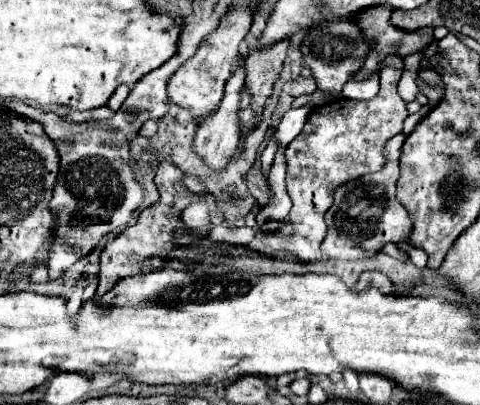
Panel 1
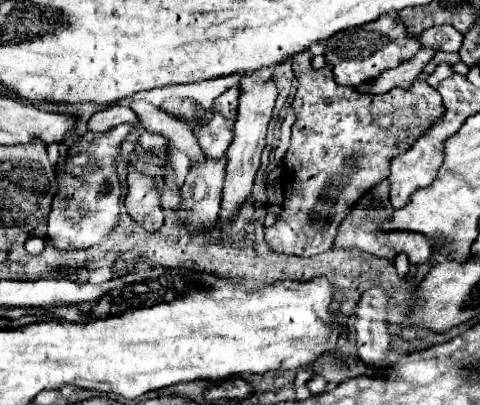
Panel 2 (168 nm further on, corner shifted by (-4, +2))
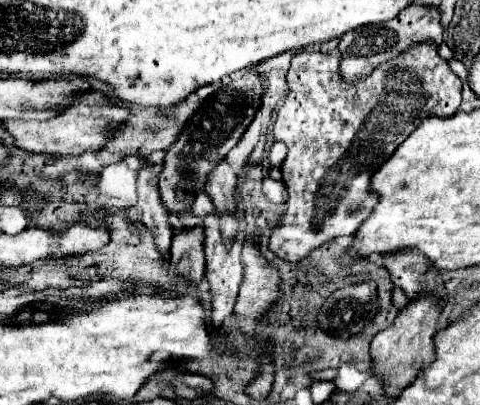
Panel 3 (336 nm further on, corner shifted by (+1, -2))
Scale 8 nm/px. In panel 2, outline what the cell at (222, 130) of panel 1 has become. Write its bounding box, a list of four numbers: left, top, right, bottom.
[178,158,226,230]

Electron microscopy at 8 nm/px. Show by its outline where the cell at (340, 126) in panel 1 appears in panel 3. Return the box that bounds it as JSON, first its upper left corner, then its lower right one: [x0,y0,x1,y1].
[269,42,463,262]

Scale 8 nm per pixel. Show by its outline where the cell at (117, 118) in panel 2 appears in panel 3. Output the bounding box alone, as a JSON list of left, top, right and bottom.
[135,166,171,260]

